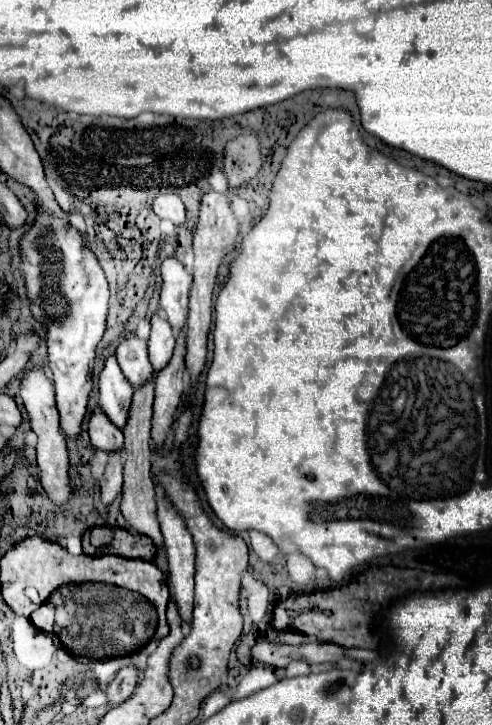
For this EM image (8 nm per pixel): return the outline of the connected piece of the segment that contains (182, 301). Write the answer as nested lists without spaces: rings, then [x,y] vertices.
[[[166,258],[162,264],[162,278],[164,282],[160,292],[160,308],[166,312],[172,330],[178,334],[186,326],[188,290],[192,276],[176,258]]]

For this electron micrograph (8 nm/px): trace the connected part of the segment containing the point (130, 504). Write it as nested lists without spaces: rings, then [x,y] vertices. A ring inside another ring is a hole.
[[[150,380],[150,384],[144,384],[144,388],[140,388],[140,392],[134,392],[134,400],[132,400],[132,416],[126,424],[124,432],[124,490],[122,490],[122,514],[126,518],[126,522],[130,524],[130,528],[134,532],[140,532],[144,536],[150,536],[158,548],[156,554],[156,564],[160,564],[164,560],[164,542],[162,542],[162,532],[160,532],[160,524],[156,520],[156,502],[154,502],[154,482],[150,478],[150,462],[152,462],[152,450],[150,450],[150,422],[152,422],[152,400],[154,400],[154,382]]]

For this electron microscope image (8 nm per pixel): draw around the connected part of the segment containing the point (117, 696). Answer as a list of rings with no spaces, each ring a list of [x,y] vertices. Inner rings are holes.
[[[134,666],[122,668],[122,670],[116,674],[116,678],[108,684],[108,688],[106,688],[108,700],[110,700],[114,706],[122,704],[126,698],[130,698],[130,694],[132,694],[134,688],[136,688],[136,684],[138,684],[138,670],[136,670]]]

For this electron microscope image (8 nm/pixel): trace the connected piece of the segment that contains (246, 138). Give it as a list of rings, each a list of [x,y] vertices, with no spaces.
[[[244,134],[228,142],[226,156],[224,156],[224,172],[230,186],[238,188],[258,174],[262,166],[258,144],[260,140],[254,134]]]

